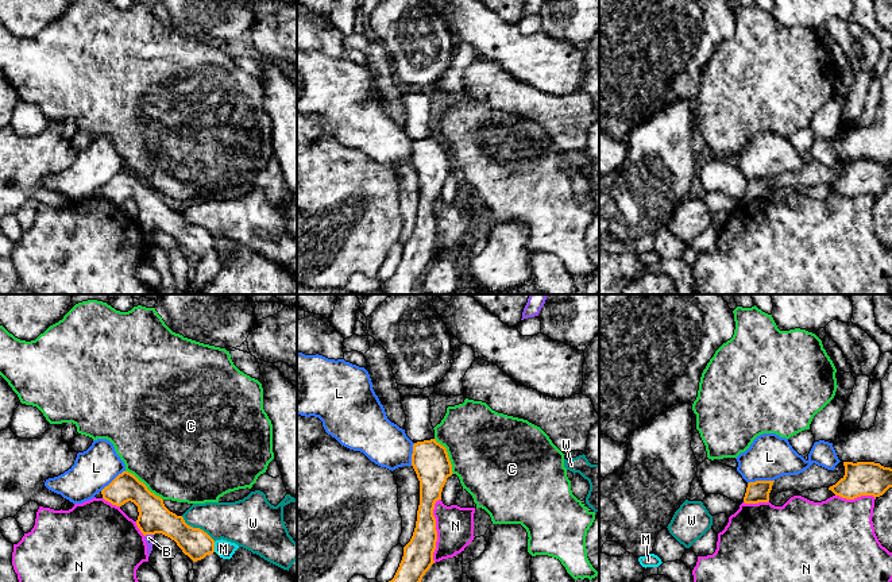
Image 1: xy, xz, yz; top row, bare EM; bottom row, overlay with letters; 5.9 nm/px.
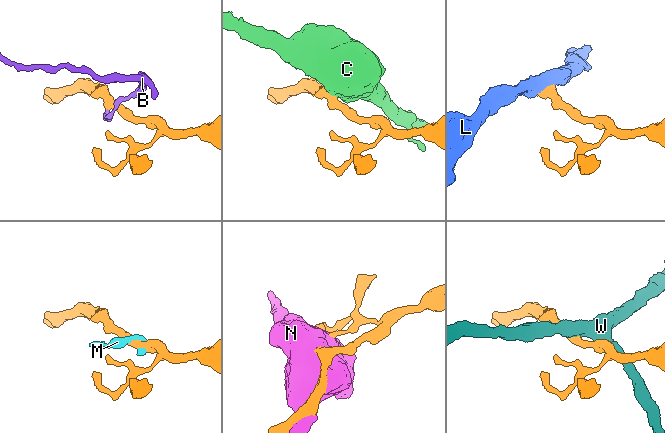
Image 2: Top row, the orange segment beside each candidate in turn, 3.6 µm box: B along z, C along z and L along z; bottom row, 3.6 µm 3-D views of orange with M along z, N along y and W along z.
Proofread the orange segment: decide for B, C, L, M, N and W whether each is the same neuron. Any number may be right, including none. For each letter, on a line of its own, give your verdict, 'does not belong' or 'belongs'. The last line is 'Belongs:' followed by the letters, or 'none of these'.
B: does not belong
C: does not belong
L: does not belong
M: does not belong
N: does not belong
W: does not belong
Belongs: none of these

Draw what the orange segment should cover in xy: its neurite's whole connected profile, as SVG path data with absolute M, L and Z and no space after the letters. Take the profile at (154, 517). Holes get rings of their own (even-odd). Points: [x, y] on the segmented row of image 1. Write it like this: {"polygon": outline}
{"polygon": "M123 471L108 486L101 490L103 498L112 505L121 506L131 501L138 506L136 525L140 532L146 535L162 533L177 543L185 555L193 562L204 559L206 555L215 552L215 540L202 529L188 525L182 516L170 512L163 500L151 493L147 486L140 482L134 474Z"}

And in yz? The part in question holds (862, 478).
{"polygon": "M843 462L845 475L829 487L835 496L854 500L861 496L883 496L892 487L892 469L874 462Z"}

